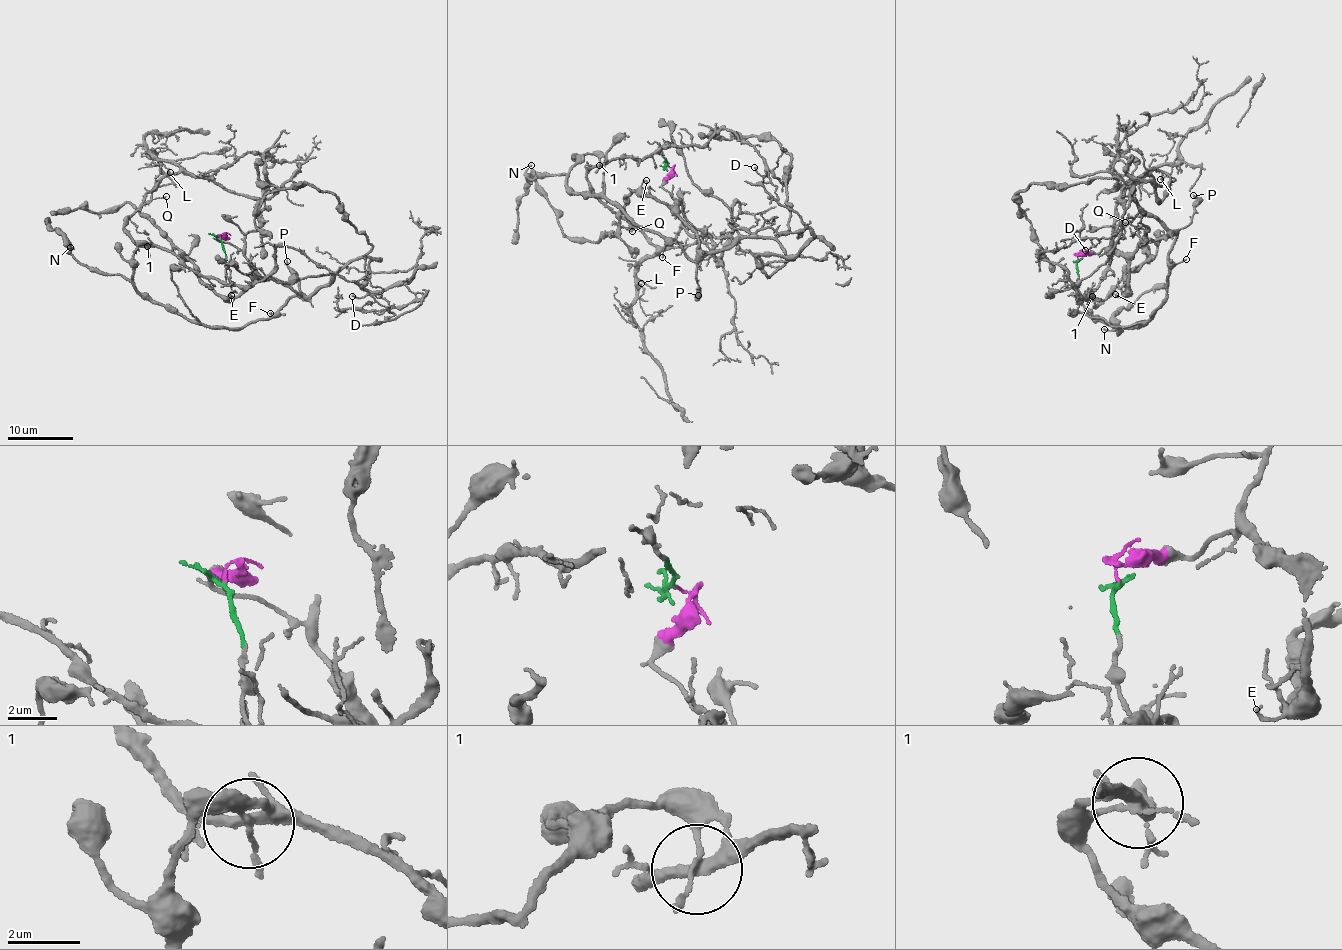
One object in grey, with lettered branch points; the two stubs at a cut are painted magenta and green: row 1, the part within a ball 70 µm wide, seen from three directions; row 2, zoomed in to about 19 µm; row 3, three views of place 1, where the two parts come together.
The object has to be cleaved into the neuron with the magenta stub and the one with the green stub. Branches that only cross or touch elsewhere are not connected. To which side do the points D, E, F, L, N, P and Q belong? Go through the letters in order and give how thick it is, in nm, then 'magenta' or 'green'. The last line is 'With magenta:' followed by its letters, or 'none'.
D: 120 nm thick; green
E: 140 nm thick; magenta
F: 100 nm thick; magenta
L: 100 nm thick; green
N: 140 nm thick; magenta
P: 170 nm thick; magenta
Q: 120 nm thick; green
With magenta: E, F, N, P

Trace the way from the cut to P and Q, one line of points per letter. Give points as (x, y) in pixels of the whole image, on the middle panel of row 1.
P: (667, 166), (671, 170), (661, 187), (696, 234), (698, 295)
Q: (666, 165), (657, 150), (590, 167), (594, 194), (628, 223), (621, 227), (633, 231)

